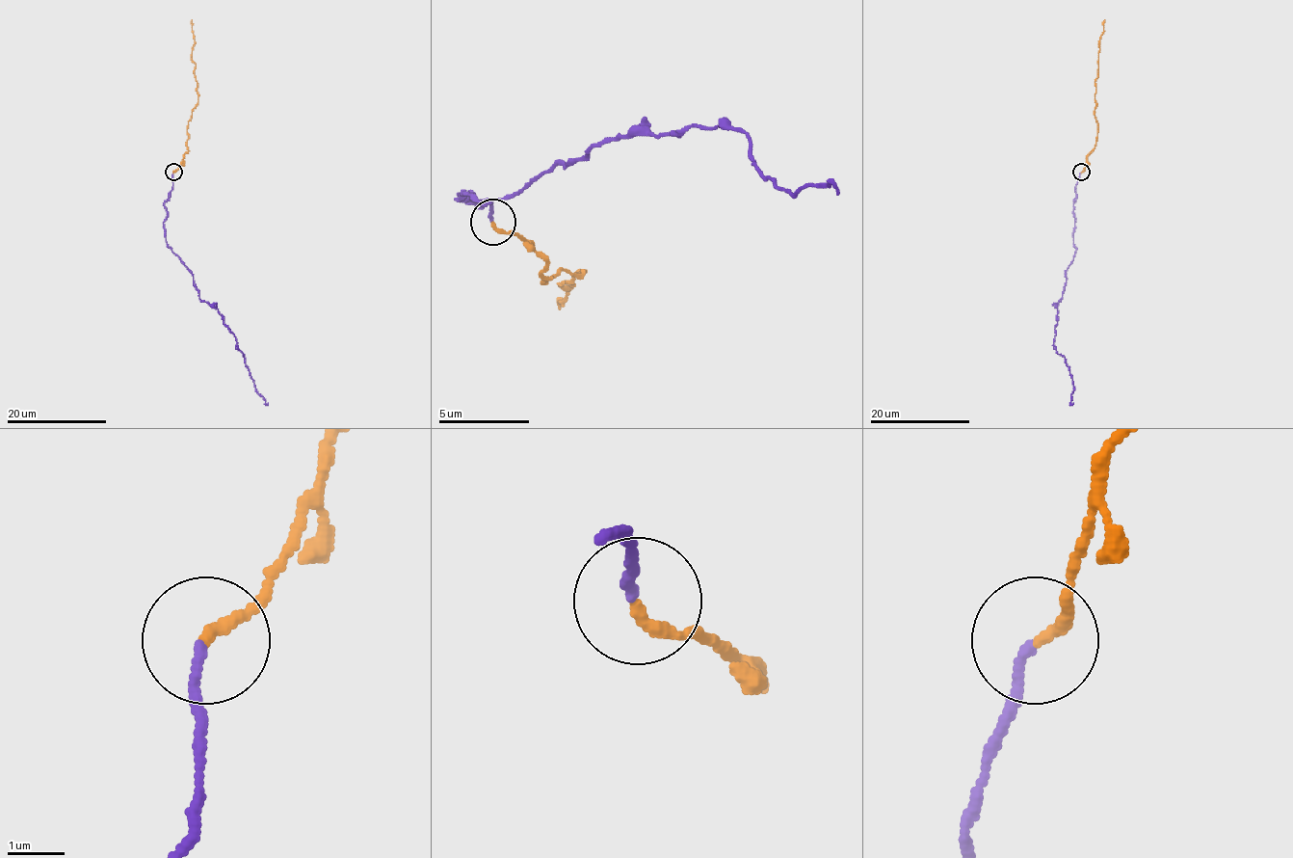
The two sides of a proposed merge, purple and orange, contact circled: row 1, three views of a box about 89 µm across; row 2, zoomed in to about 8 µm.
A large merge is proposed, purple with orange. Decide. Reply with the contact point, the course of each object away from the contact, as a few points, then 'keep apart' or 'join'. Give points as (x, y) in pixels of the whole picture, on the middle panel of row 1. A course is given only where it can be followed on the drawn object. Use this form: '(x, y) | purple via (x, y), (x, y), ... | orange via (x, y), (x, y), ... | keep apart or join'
(493, 222) | purple via (492, 221), (492, 202), (456, 198), (510, 198), (596, 143), (725, 120), (779, 189), (830, 184), (838, 193) | orange via (492, 221), (546, 261), (546, 280), (583, 271), (574, 284), (561, 284), (569, 289), (561, 308) | join

